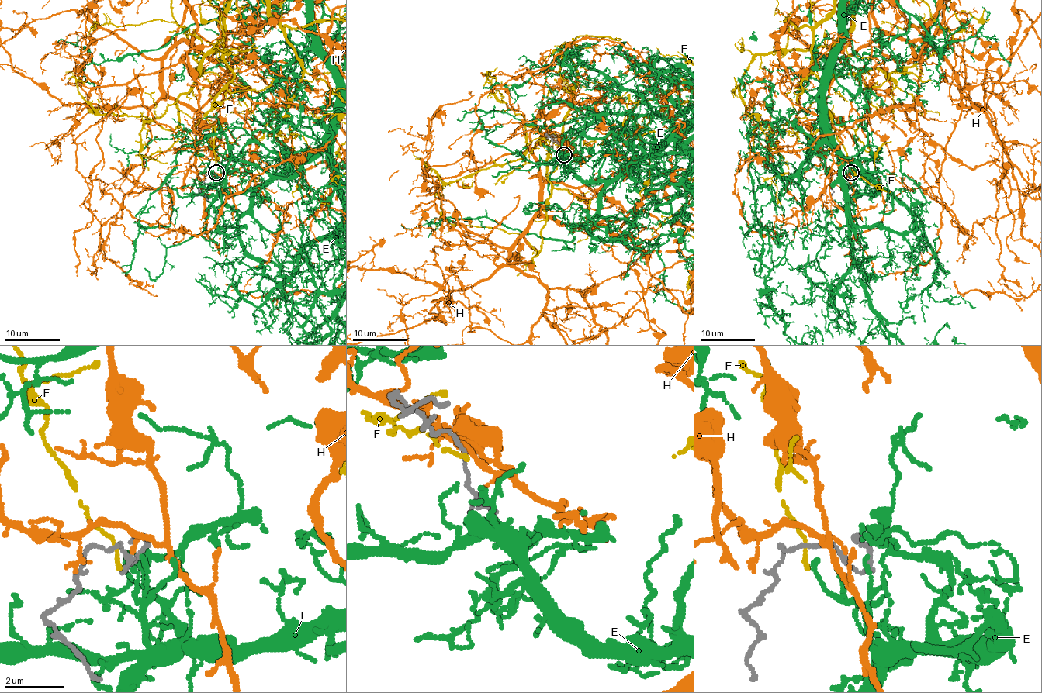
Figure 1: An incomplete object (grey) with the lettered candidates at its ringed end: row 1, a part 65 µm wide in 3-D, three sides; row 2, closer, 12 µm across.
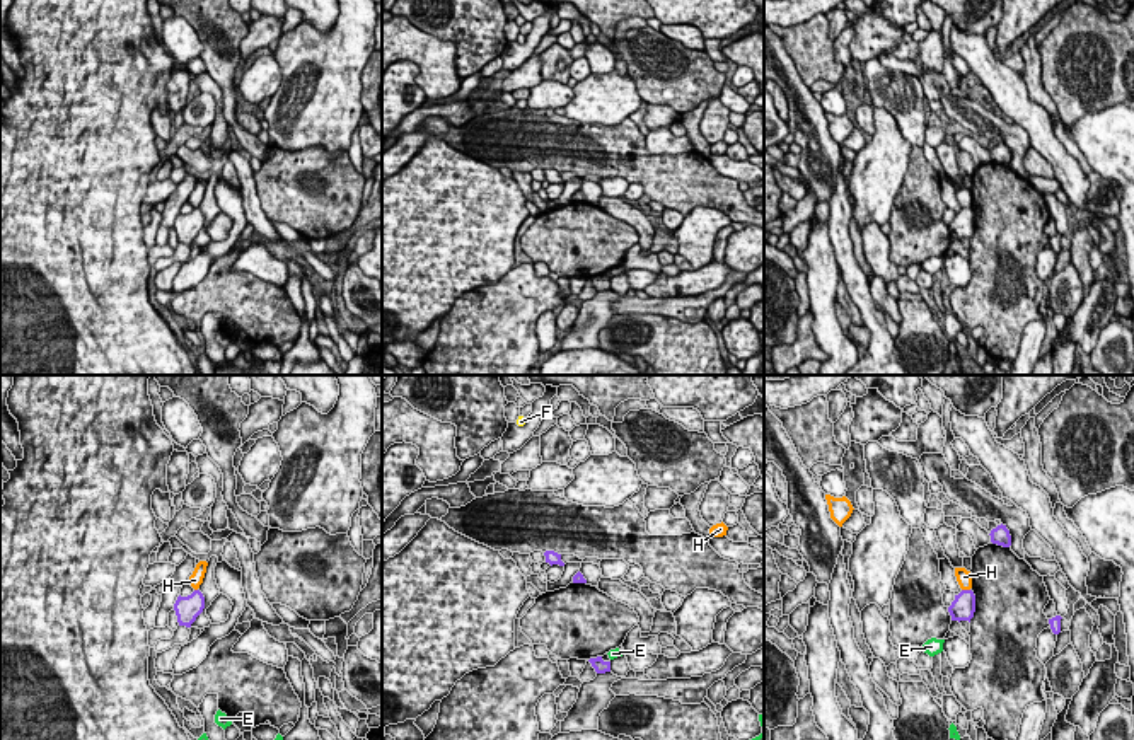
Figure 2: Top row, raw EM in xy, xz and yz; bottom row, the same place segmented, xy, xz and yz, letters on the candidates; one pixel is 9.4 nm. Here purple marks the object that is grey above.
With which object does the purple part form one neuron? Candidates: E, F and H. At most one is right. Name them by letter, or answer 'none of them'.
none of them

